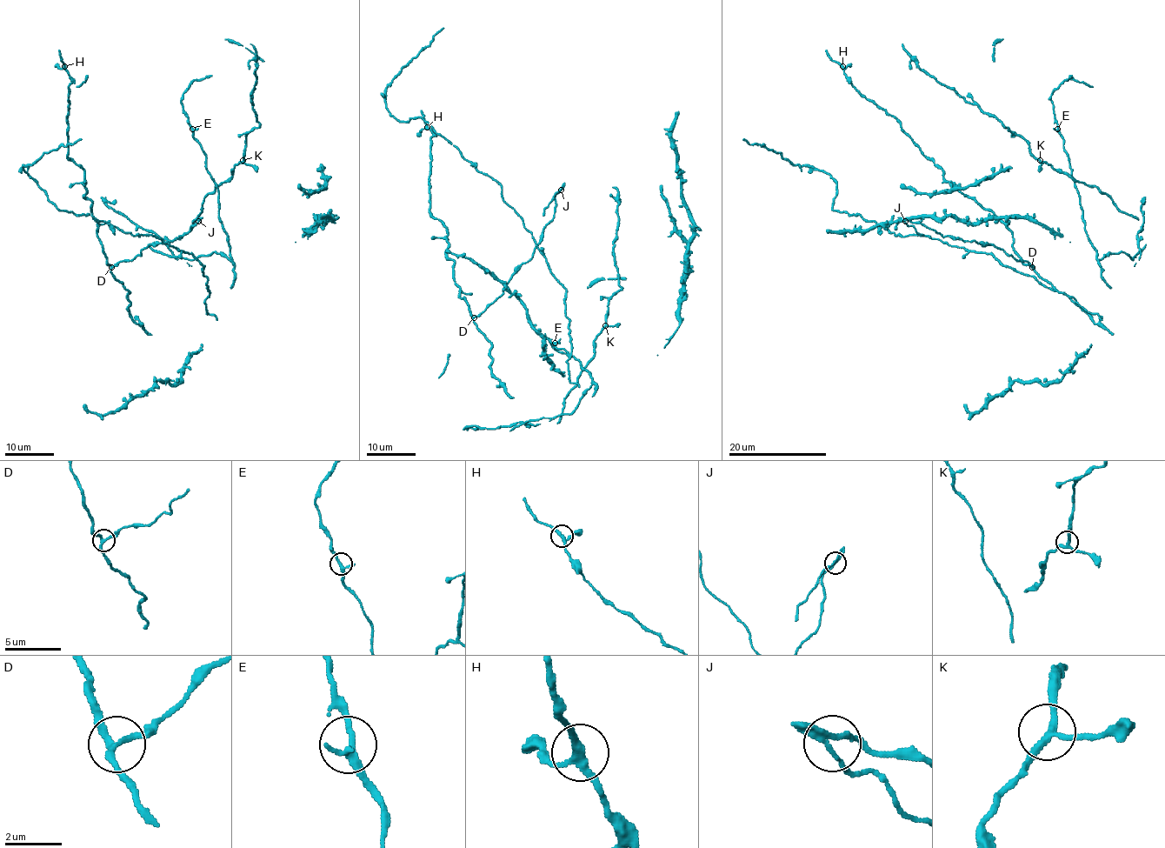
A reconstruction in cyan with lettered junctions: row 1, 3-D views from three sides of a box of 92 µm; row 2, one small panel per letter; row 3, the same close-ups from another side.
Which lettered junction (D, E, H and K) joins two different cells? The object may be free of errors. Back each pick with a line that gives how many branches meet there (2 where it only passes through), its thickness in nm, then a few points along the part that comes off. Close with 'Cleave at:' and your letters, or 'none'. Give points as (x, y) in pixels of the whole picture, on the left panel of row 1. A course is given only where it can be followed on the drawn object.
D: Branches: 3. Thickness 220 nm
Cleave at: D

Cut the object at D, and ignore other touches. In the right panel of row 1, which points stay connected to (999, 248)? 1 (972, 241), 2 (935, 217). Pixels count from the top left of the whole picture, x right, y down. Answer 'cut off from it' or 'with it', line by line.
1: with it
2: cut off from it

